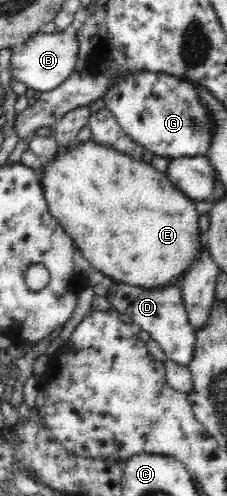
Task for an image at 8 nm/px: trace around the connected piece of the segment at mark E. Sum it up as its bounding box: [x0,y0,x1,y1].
[38,139,204,287]

